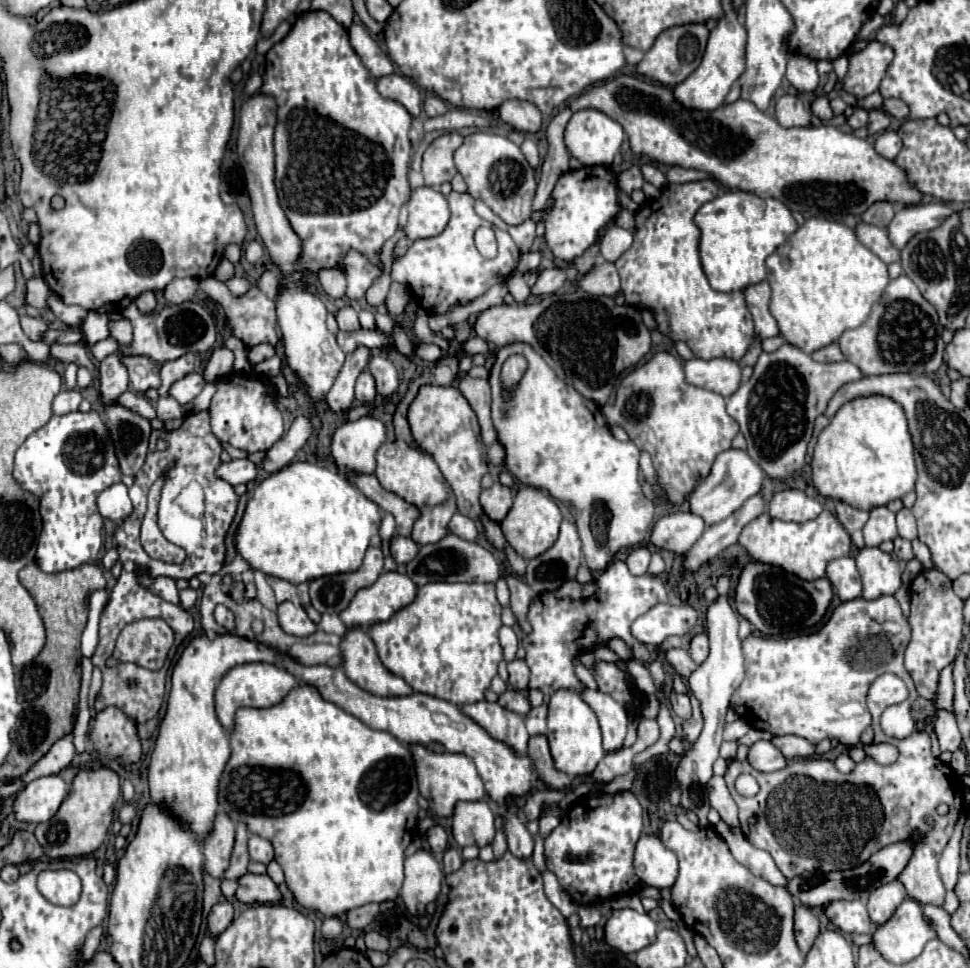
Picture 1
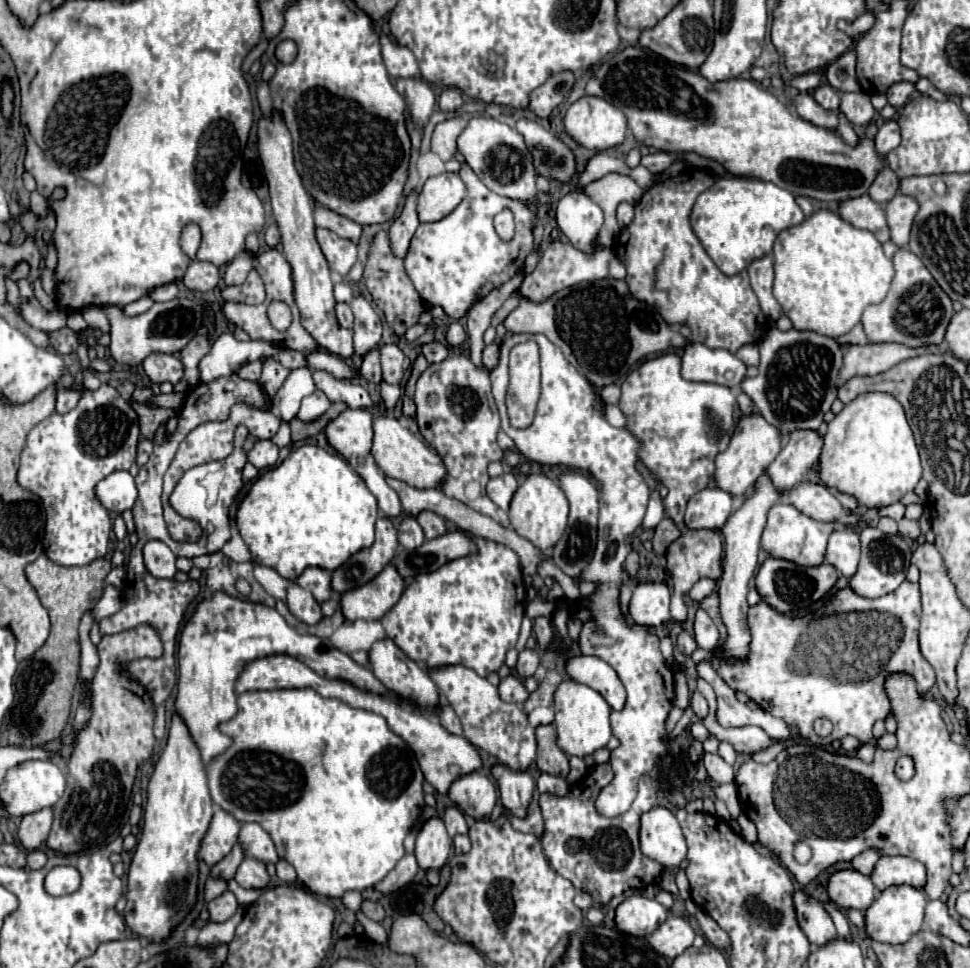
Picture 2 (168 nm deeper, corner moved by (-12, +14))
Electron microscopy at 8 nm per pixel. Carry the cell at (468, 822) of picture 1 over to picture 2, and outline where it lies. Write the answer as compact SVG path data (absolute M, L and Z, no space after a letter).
M468 773L466 777L458 777L454 785L450 785L448 797L470 817L482 819L488 817L498 803L494 783L482 773Z

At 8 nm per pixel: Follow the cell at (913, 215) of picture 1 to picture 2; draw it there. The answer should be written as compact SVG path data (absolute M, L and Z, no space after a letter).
M894 195L886 205L886 221L890 225L890 241L898 247L906 247L910 239L912 219L918 213L916 199L908 195Z

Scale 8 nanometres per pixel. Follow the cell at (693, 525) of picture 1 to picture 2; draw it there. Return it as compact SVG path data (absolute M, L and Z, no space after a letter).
M706 487L696 493L686 509L686 525L690 529L722 527L732 513L732 495L718 487Z

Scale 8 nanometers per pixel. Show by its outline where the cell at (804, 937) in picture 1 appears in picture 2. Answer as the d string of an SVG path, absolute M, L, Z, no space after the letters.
M796 891L792 901L794 901L798 925L812 945L822 947L826 945L826 941L834 941L834 937L838 937L830 915L826 913L826 909L818 899L802 891Z

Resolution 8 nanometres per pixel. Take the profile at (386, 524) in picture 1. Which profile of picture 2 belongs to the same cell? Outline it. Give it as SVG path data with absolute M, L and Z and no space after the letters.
M346 409L342 411L336 419L332 419L324 433L326 433L326 439L328 443L342 455L346 457L346 461L350 461L350 465L354 467L354 471L366 481L368 489L374 493L376 501L378 501L378 507L382 509L382 513L386 517L398 517L400 511L402 511L402 505L400 505L400 499L396 495L394 489L388 487L386 479L384 479L384 473L378 469L378 465L374 463L374 457L370 453L370 447L372 447L372 413L368 409Z

